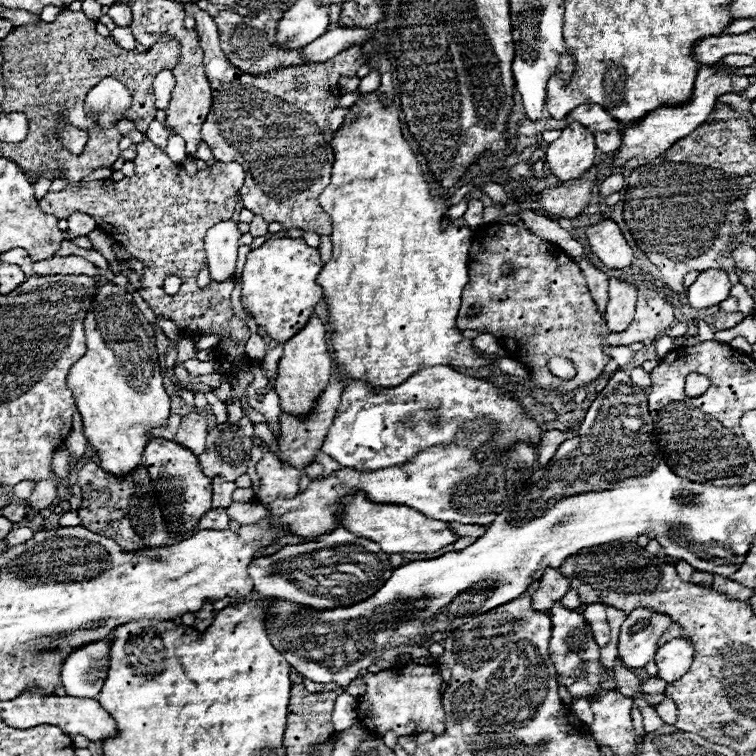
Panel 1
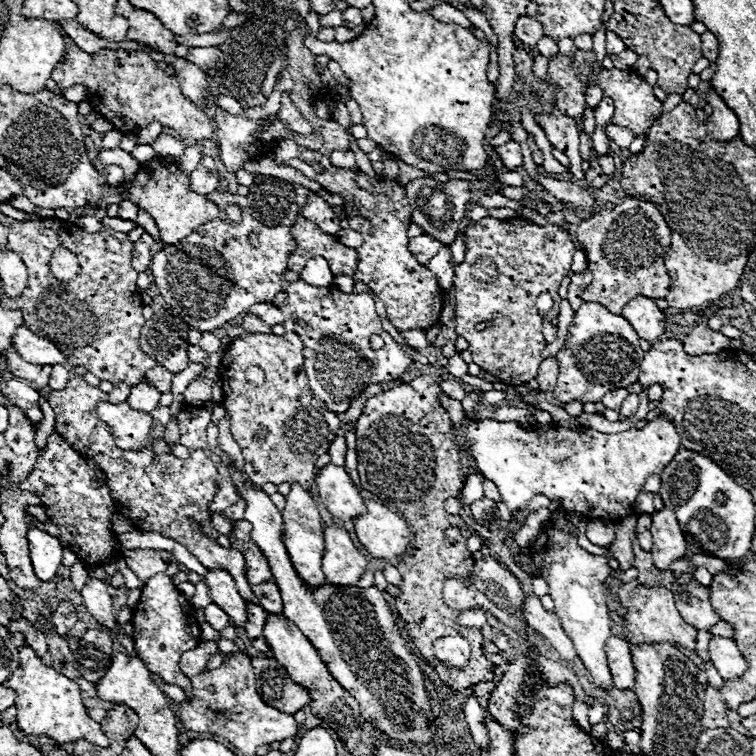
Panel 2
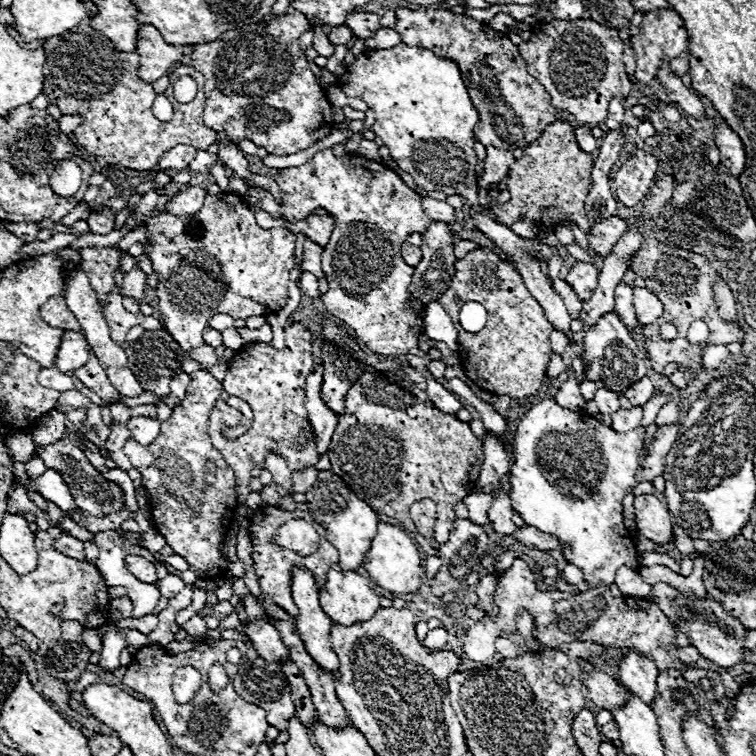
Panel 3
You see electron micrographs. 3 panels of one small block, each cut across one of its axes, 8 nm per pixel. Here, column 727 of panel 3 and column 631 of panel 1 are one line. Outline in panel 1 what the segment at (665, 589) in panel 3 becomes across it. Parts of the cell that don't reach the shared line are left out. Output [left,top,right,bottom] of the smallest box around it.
[618,610,672,668]

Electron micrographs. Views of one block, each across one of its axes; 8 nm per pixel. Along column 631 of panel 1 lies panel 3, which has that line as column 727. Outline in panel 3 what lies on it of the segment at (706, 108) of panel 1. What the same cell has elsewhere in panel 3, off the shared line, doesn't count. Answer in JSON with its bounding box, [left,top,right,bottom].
[716,122,746,176]

